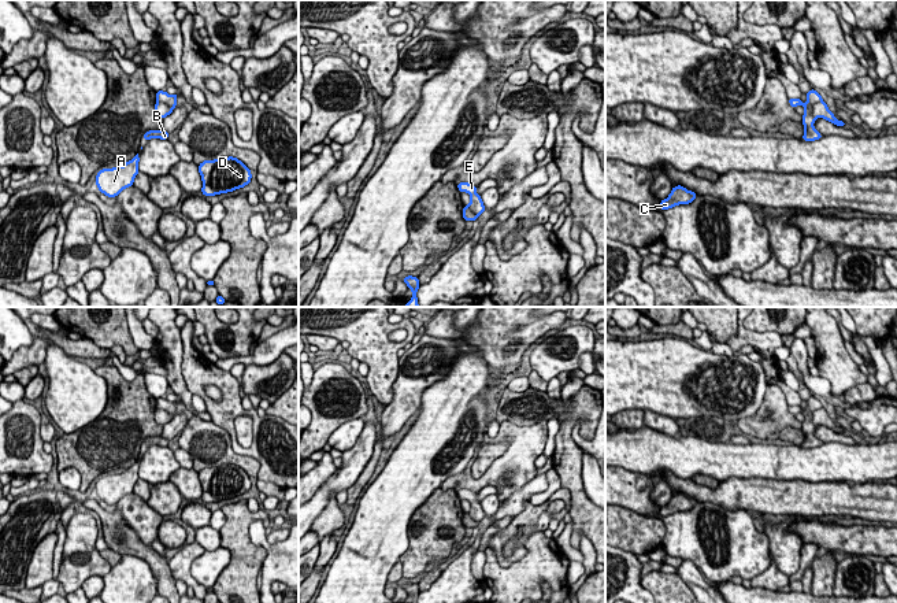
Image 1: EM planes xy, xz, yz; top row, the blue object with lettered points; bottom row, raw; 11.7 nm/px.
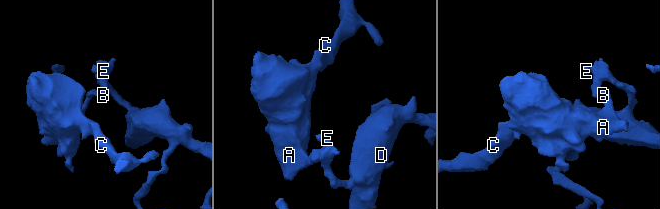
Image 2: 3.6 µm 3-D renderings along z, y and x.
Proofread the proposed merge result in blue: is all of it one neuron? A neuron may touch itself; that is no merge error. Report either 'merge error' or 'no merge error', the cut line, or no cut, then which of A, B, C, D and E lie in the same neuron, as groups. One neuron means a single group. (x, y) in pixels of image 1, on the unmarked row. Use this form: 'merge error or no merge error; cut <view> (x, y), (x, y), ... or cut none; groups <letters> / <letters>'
merge error; cut yz (822, 406), (812, 414), (814, 425); groups A B C E / D

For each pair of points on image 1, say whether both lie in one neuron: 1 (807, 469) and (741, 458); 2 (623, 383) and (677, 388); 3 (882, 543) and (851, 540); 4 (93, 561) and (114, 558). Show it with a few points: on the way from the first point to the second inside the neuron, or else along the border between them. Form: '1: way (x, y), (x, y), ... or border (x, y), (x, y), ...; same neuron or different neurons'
1: way (790, 462), (757, 459); same neuron
2: way (637, 383), (663, 383); same neuron
3: way (874, 540), (859, 540); same neuron
4: border (99, 551), (111, 566); different neurons

